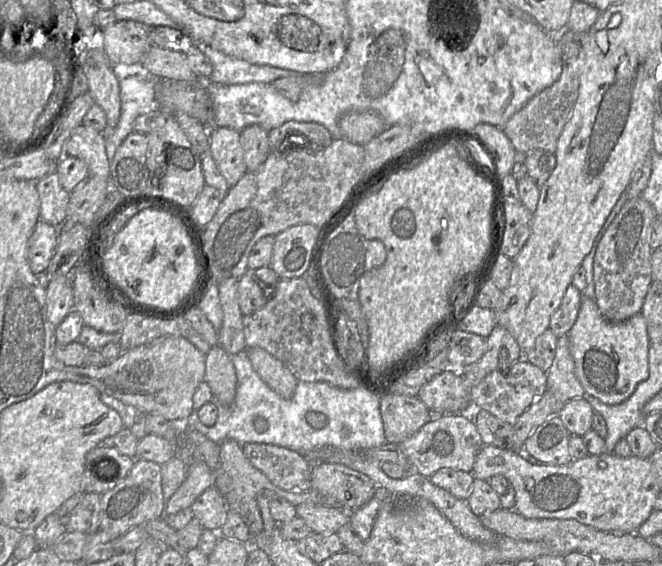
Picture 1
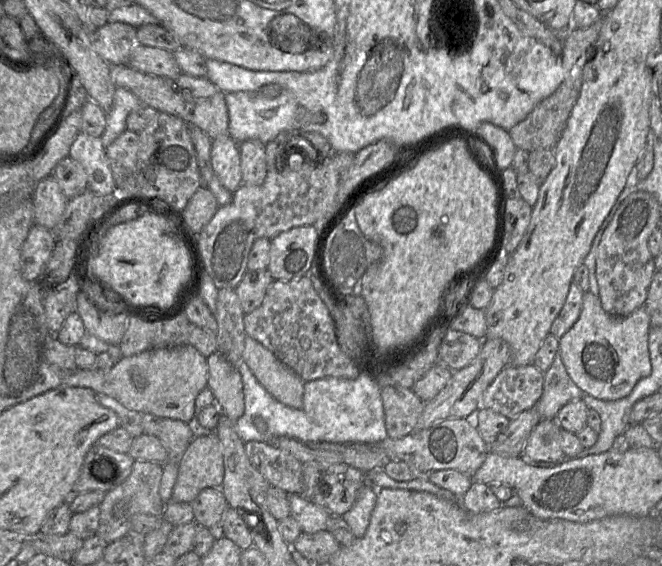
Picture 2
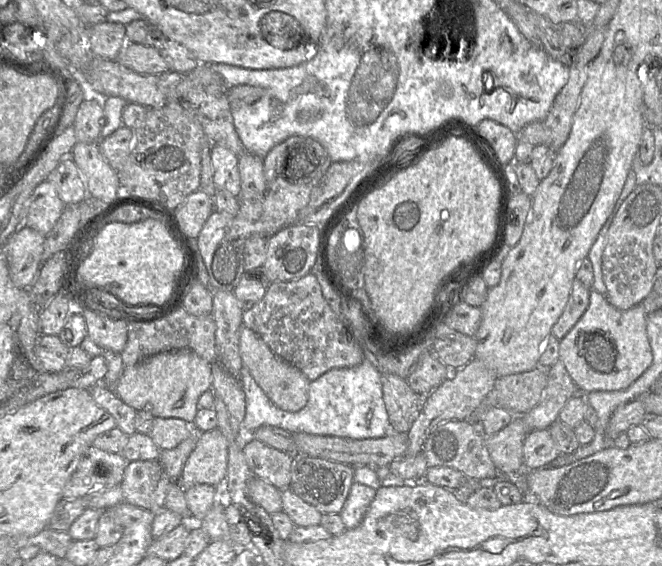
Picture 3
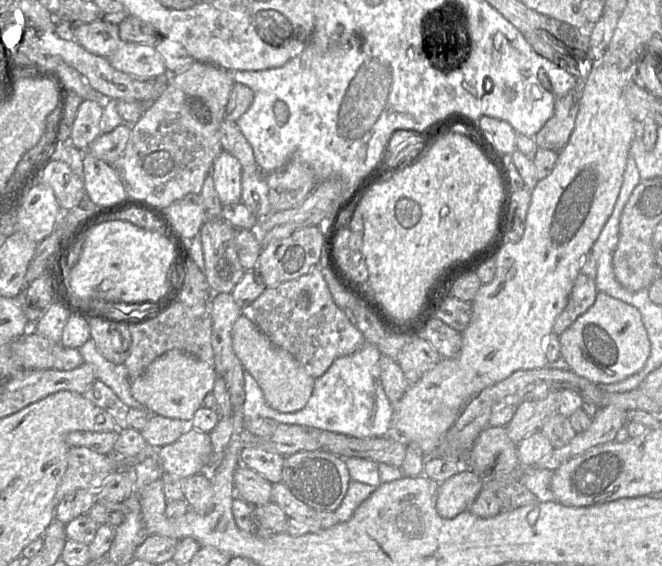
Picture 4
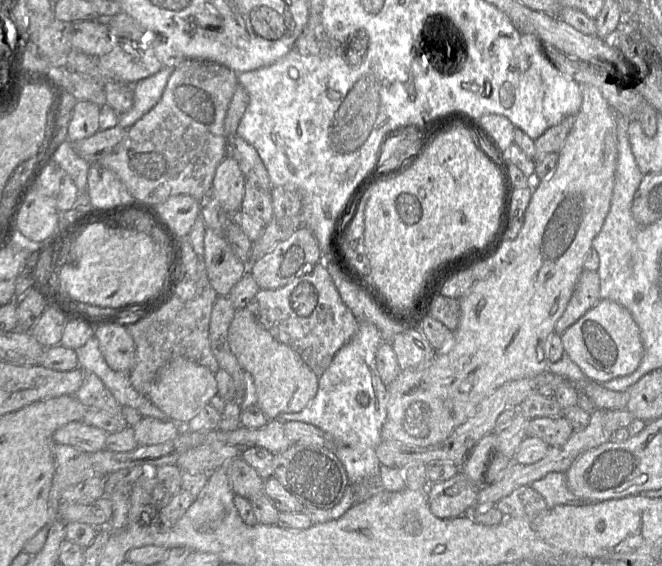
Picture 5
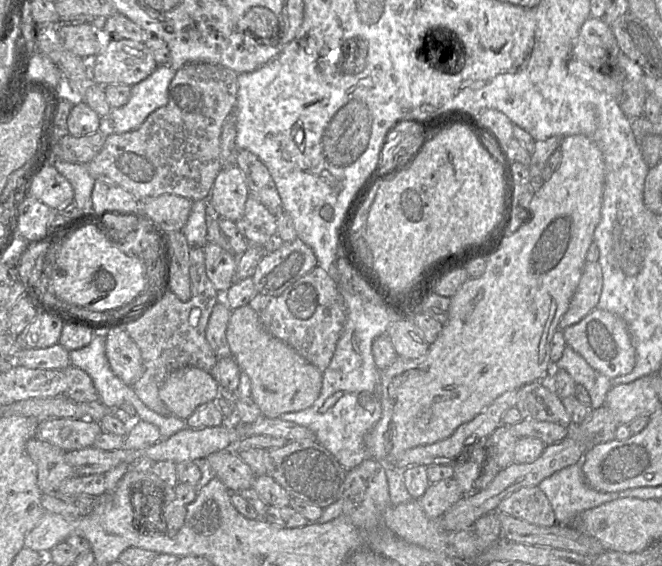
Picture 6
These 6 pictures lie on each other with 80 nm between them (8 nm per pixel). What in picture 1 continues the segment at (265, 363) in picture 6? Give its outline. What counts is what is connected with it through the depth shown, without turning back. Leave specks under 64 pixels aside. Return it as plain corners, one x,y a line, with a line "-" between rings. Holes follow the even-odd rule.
259,347
247,348
253,369
263,382
283,399
291,399
298,380
277,358

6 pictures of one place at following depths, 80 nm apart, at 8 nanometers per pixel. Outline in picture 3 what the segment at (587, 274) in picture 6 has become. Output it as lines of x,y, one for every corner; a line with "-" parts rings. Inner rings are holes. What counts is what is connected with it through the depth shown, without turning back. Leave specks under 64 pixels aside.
574,279
563,313
553,325
551,335
561,340
578,322
589,305
590,289

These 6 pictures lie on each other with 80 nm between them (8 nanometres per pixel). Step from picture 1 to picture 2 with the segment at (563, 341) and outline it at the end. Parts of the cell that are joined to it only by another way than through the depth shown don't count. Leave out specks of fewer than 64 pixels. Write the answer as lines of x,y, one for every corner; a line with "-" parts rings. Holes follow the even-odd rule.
557,352
552,365
544,373
543,393
533,408
541,420
556,420
557,413
565,404
583,396
584,392
570,378

